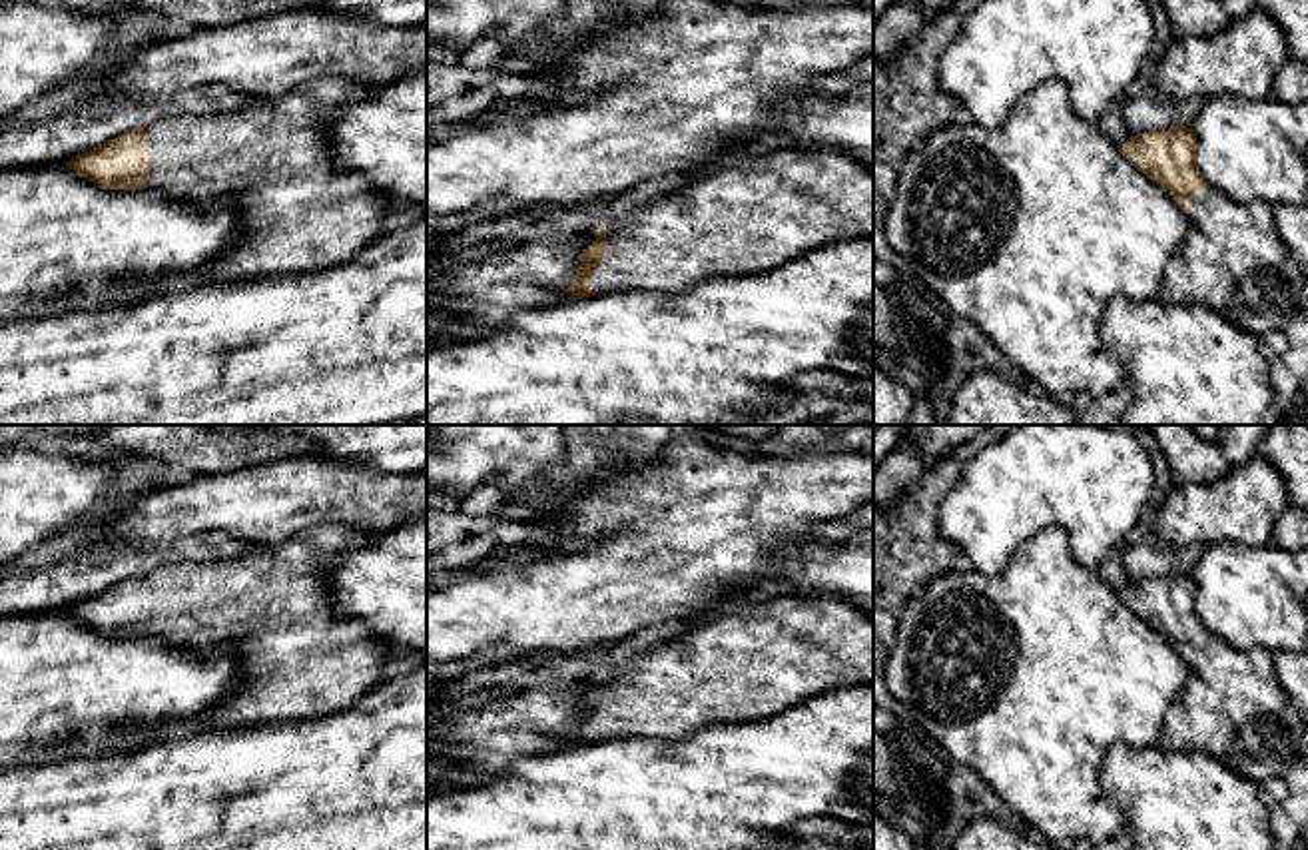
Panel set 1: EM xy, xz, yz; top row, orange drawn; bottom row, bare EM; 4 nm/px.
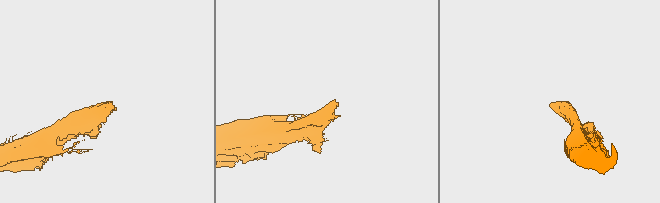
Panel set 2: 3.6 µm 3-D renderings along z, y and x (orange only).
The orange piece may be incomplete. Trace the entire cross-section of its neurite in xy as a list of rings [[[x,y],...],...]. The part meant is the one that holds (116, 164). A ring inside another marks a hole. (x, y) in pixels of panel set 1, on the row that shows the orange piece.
[[[319,78],[279,98],[249,100],[235,112],[160,118],[76,154],[66,166],[104,190],[148,188],[189,206],[233,198],[243,225],[239,239],[209,261],[199,279],[237,281],[325,269],[383,235],[391,202],[367,184],[365,174],[337,170],[329,146],[331,120],[373,92],[369,84]]]

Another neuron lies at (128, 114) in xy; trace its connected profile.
[[[223,84],[179,90],[173,98],[92,102],[46,122],[0,132],[0,168],[38,168],[68,162],[124,132],[165,116],[205,116],[241,110],[251,98]]]

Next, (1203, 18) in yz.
[[[1160,0],[1176,34],[1212,38],[1230,26],[1220,0]]]

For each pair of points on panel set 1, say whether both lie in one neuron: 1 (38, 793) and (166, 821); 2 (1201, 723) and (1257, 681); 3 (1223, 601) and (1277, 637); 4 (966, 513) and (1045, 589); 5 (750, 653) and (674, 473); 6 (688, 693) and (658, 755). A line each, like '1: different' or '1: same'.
1: same
2: same
3: same
4: different
5: different
6: different

